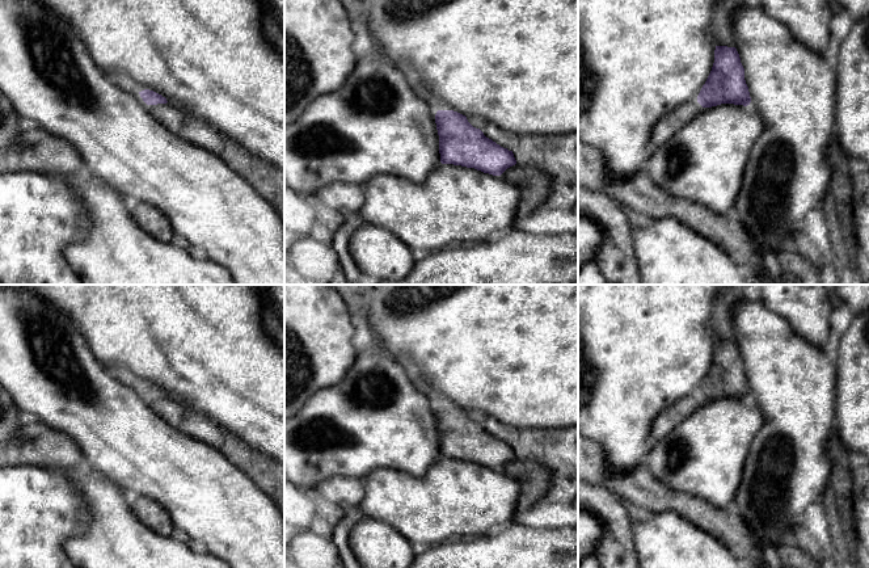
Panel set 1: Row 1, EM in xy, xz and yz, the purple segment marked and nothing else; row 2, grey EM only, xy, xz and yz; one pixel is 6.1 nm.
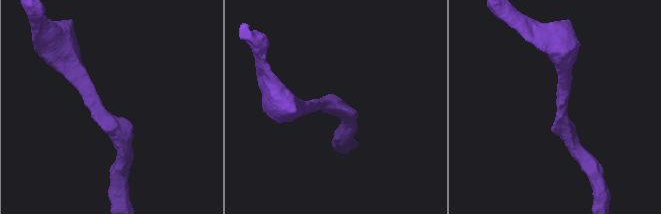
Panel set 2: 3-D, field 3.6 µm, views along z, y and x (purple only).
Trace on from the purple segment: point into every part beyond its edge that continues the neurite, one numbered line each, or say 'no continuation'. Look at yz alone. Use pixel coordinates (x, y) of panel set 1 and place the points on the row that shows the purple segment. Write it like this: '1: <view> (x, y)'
1: yz (669, 125)

